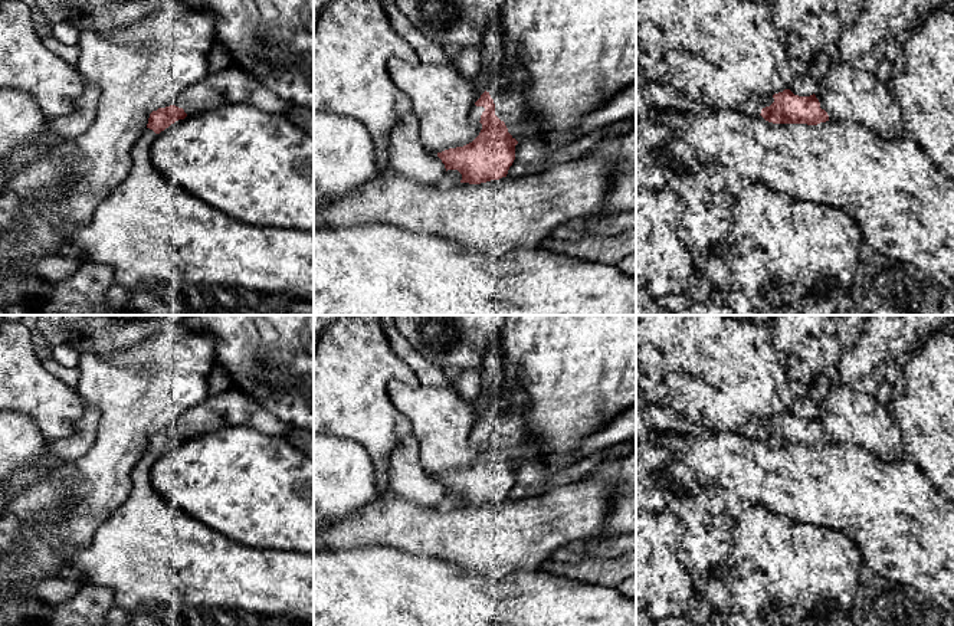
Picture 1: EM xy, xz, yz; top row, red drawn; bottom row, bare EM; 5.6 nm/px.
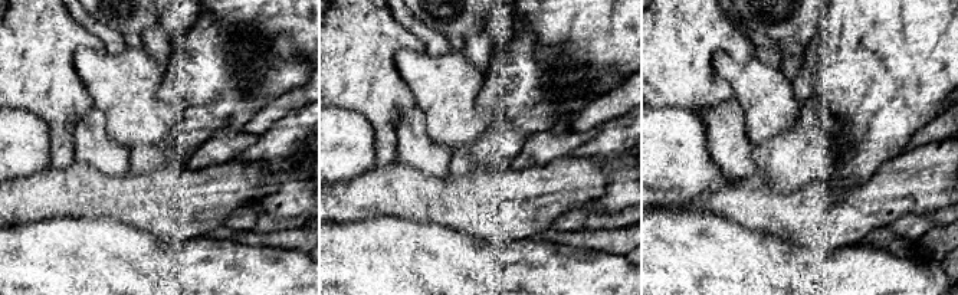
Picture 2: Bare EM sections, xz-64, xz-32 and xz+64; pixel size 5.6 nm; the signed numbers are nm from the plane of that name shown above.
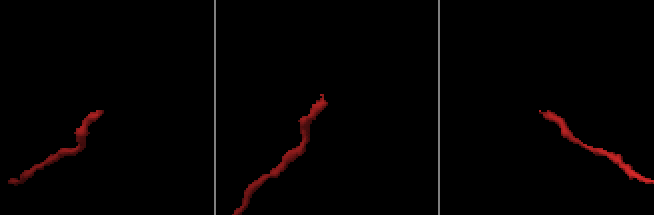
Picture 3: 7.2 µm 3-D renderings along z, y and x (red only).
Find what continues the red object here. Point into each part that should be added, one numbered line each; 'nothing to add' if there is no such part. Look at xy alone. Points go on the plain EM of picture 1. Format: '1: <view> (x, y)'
1: xy (232, 406)

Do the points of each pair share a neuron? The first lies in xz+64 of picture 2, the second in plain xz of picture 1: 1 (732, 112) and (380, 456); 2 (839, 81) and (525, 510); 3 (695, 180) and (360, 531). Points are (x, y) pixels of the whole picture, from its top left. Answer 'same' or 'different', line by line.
1: different
2: different
3: different

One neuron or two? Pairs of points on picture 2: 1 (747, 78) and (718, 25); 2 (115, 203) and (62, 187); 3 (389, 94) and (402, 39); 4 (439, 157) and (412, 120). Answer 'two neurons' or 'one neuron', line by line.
1: two neurons
2: one neuron
3: one neuron
4: one neuron

